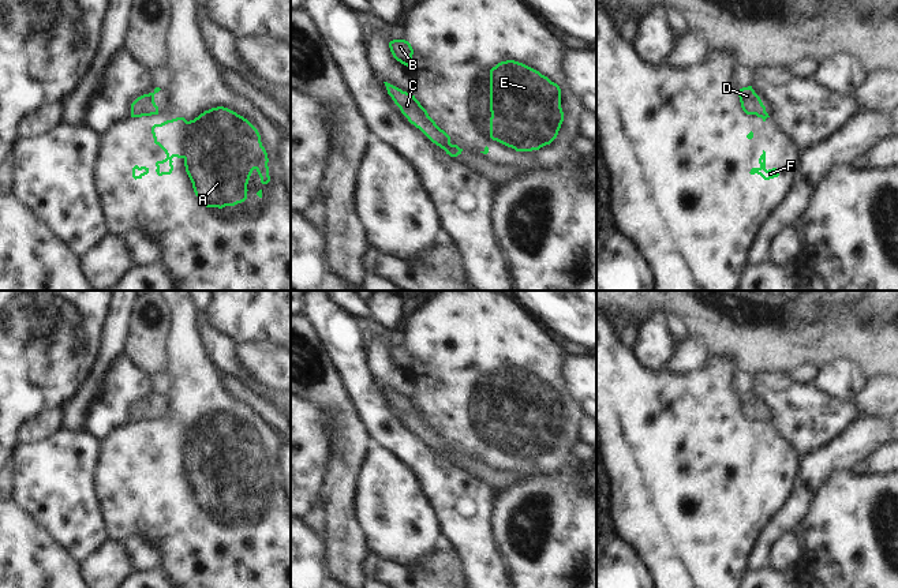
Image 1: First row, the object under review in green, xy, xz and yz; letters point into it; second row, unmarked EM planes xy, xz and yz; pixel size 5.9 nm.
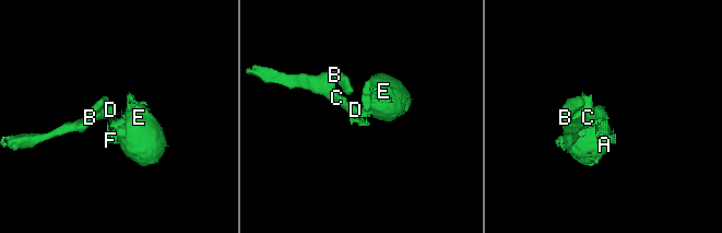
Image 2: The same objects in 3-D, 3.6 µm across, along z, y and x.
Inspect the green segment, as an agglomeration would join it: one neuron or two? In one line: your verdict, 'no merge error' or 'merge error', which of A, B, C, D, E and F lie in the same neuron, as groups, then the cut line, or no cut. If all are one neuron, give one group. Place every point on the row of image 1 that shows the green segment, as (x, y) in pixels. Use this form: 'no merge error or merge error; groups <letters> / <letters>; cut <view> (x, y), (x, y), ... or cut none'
merge error; groups A E F / B C D; cut xz (457, 146), (452, 145), (445, 150)

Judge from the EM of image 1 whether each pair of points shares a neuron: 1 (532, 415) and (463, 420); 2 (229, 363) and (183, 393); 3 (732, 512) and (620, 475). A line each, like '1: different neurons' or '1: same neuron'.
1: same neuron
2: different neurons
3: same neuron

